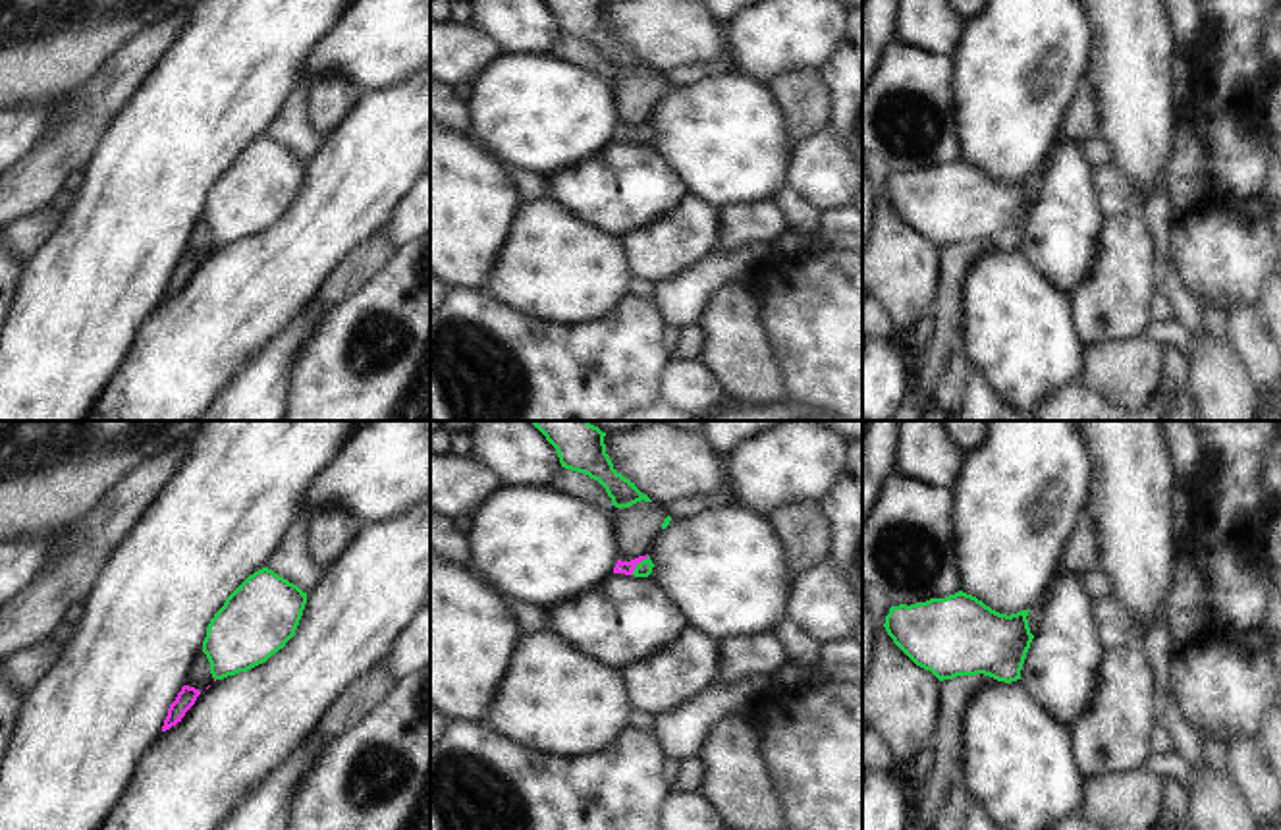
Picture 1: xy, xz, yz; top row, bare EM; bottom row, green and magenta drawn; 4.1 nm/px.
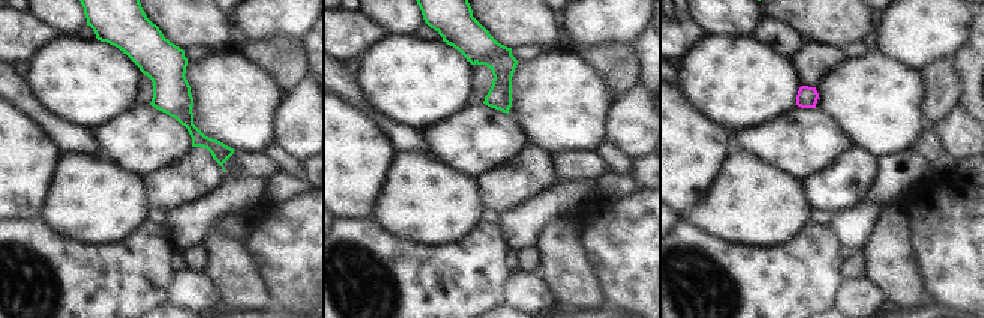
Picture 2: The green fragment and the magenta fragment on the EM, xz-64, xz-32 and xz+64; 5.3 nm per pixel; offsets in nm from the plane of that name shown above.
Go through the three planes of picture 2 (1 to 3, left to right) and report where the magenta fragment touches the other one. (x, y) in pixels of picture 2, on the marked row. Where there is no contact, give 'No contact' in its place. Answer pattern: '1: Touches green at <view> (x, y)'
1: No contact
2: No contact
3: No contact

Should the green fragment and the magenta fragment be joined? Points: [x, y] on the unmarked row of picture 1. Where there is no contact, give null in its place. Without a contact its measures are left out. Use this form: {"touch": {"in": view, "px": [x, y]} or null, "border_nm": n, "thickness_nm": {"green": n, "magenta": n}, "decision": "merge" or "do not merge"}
{"touch": {"in": "xz", "px": [639, 132]}, "border_nm": 110, "thickness_nm": {"green": 60, "magenta": 60}, "decision": "merge"}

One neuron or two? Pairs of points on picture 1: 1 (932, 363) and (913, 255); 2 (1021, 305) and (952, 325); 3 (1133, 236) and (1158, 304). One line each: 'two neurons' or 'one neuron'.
1: two neurons
2: two neurons
3: two neurons

